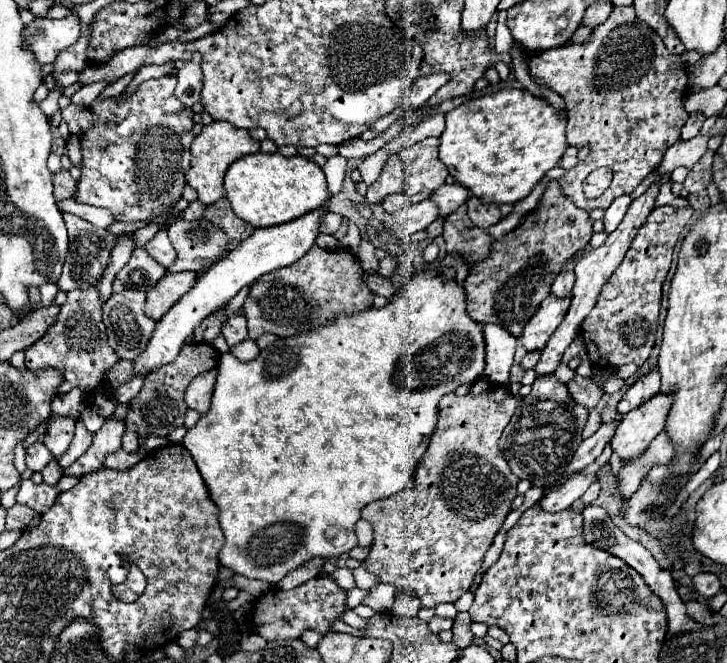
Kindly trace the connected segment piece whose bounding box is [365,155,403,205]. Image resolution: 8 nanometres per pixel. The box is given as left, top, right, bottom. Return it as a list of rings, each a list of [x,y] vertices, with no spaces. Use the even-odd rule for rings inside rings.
[[[391,155],[385,163],[381,177],[369,185],[369,191],[365,195],[367,203],[381,203],[389,193],[397,193],[403,189],[403,165],[399,161],[399,155]]]

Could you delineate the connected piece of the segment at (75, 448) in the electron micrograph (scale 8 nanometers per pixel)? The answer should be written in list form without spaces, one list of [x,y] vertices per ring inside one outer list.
[[[77,419],[75,437],[73,437],[73,441],[71,441],[71,445],[69,445],[67,453],[63,453],[61,457],[57,457],[55,461],[57,461],[61,467],[69,467],[73,461],[77,461],[77,459],[87,451],[87,447],[91,445],[91,439],[93,439],[93,435],[85,429],[83,421],[81,421],[81,419]]]

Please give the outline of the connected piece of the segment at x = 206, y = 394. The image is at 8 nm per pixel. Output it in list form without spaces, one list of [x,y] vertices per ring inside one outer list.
[[[207,371],[207,373],[201,373],[197,375],[187,393],[185,393],[185,403],[189,409],[195,409],[199,413],[205,413],[211,405],[211,395],[213,395],[213,385],[215,385],[215,379],[217,379],[217,371]]]

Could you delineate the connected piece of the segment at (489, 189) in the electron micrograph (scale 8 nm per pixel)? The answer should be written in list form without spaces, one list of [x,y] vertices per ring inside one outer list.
[[[501,89],[491,95],[471,99],[445,115],[447,127],[439,137],[439,159],[447,165],[453,179],[467,187],[483,203],[517,203],[525,199],[533,187],[553,169],[567,149],[565,125],[567,117],[555,113],[555,107],[545,99],[533,97],[523,89]]]

